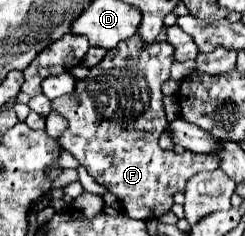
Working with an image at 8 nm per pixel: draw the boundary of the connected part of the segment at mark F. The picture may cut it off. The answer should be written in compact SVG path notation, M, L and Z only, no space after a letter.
M139 37L133 39L133 45L121 43L121 47L111 49L101 63L97 63L89 77L77 83L77 91L73 95L65 95L61 99L53 99L53 111L63 115L69 127L59 137L59 145L69 151L87 173L99 183L105 185L123 205L129 217L137 219L155 219L167 213L173 205L173 195L177 191L185 191L185 183L199 171L215 171L221 165L217 155L205 153L173 153L159 147L161 127L167 125L163 111L163 93L161 83L169 79L169 69L173 65L173 47L165 41L141 43Z

